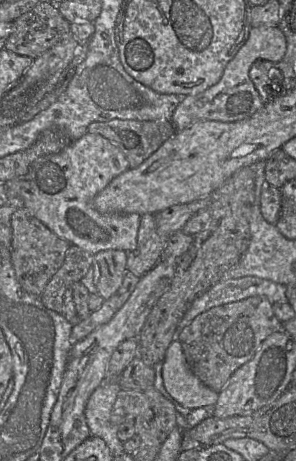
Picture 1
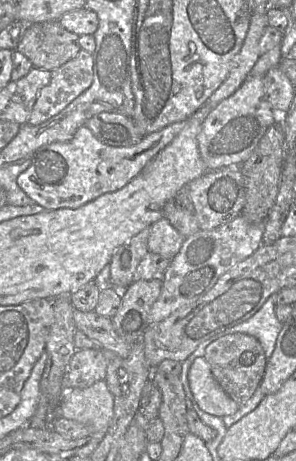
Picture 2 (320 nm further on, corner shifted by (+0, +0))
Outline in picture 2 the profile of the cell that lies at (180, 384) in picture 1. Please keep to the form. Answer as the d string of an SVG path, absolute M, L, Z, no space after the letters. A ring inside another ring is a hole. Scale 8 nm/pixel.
M197 357L193 361L188 372L188 381L197 405L206 413L224 417L239 409L240 405L215 380L204 357Z

